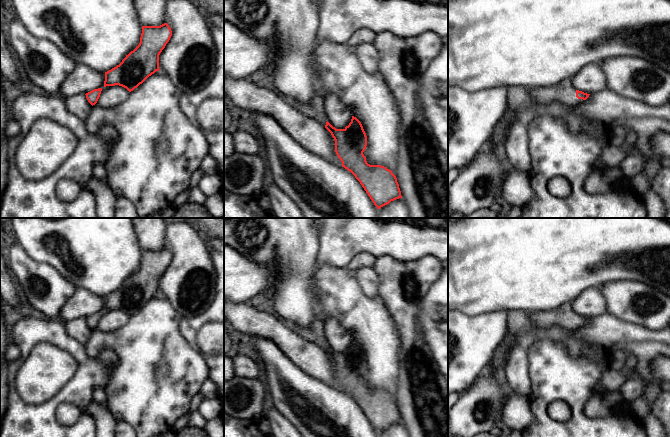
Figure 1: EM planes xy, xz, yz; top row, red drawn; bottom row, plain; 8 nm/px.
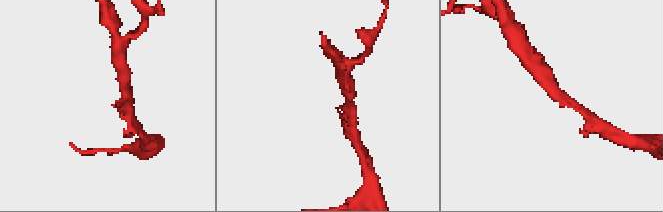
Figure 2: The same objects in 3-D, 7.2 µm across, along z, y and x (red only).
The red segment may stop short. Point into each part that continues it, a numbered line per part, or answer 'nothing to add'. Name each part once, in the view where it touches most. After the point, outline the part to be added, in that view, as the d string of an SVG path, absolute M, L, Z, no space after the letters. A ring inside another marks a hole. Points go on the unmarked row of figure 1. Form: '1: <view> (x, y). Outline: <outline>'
1: yz (564, 316). Outline: M566 302L548 311L530 314L530 318L533 326L537 328L560 326L574 330L584 325L576 321L576 314L577 313L572 308L571 302Z

